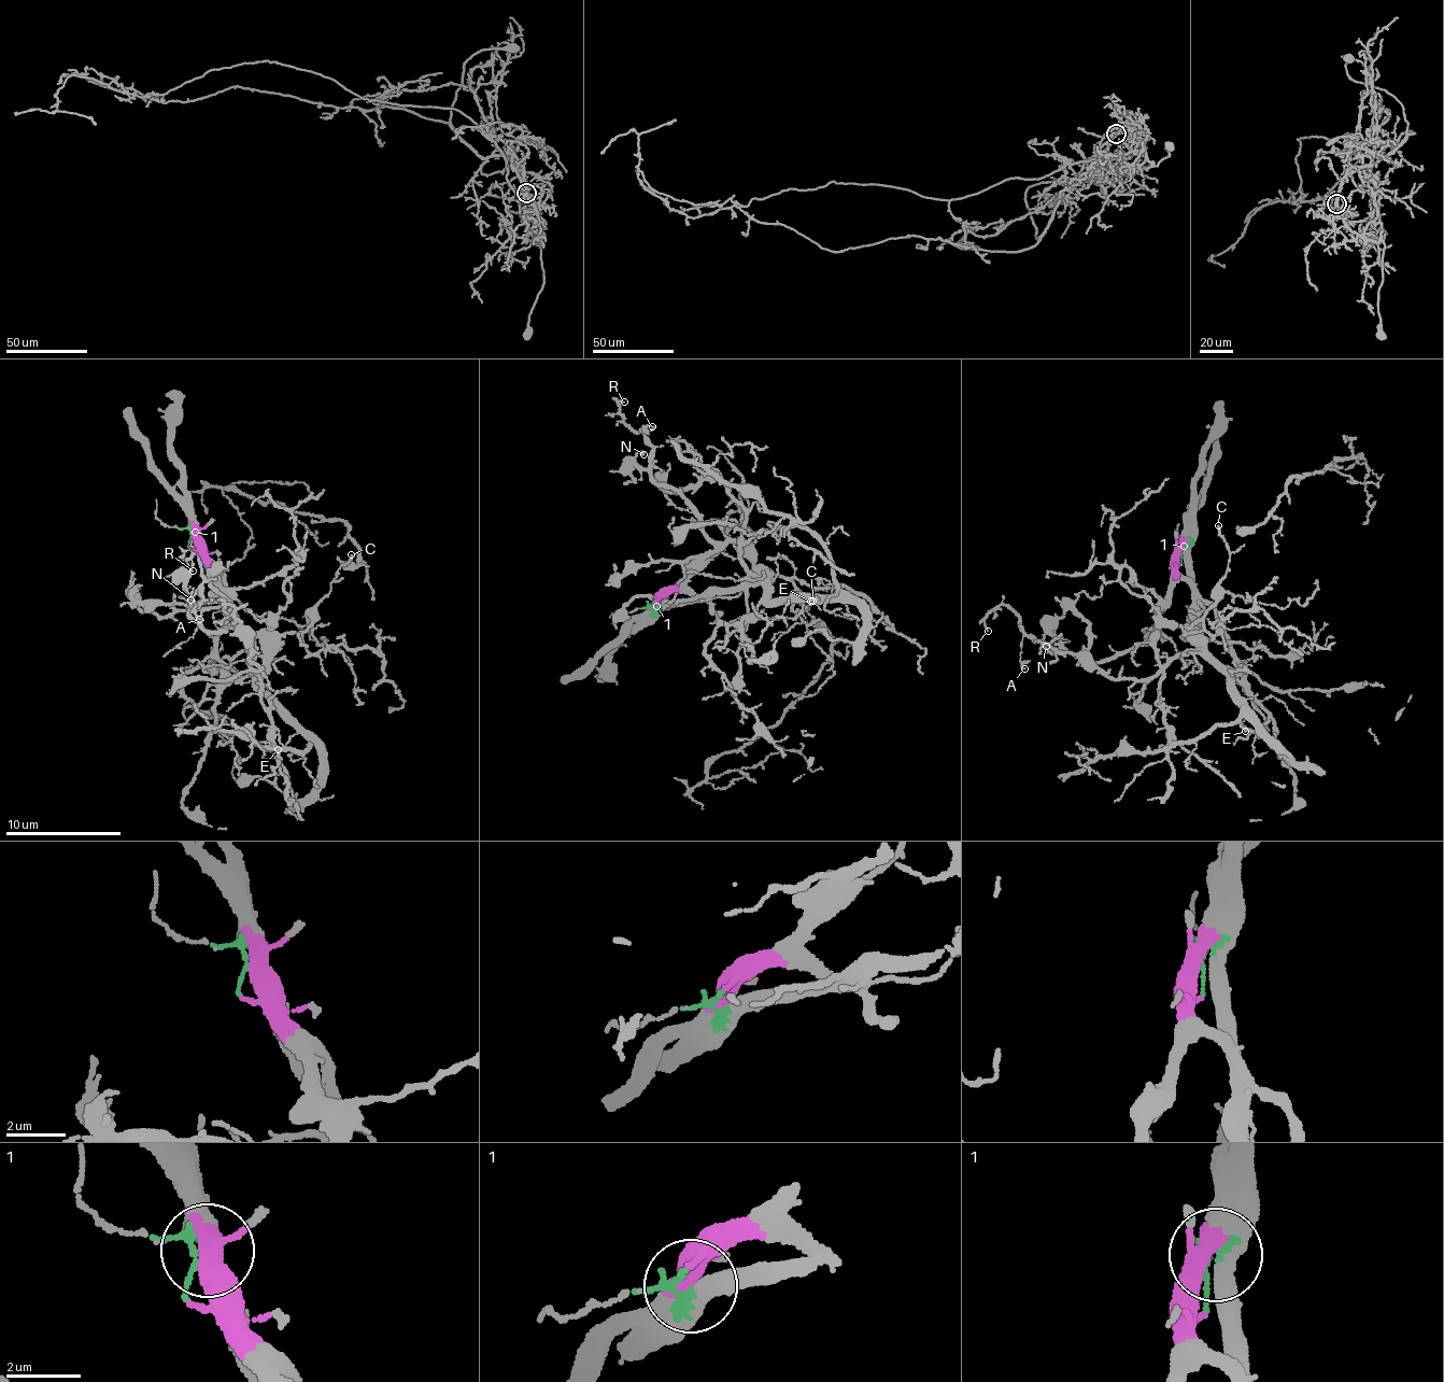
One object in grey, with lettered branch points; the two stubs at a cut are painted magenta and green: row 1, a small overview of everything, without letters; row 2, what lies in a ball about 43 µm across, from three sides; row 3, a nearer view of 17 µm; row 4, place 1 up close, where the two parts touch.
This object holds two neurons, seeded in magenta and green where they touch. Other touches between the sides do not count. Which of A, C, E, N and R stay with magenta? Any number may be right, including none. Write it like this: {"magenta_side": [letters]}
{"magenta_side": ["A", "N", "R"]}

